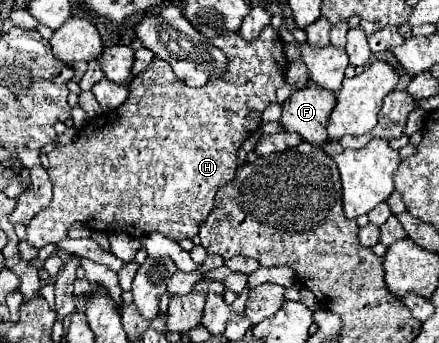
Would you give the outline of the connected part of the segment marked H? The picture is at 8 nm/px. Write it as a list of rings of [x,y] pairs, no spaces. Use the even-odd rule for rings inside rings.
[[[272,25],[264,27],[256,41],[246,41],[240,31],[222,33],[210,41],[228,57],[228,67],[222,75],[212,75],[204,87],[192,89],[174,75],[168,63],[154,59],[144,73],[130,81],[130,95],[124,105],[116,109],[116,115],[92,119],[84,129],[80,129],[72,143],[56,145],[48,153],[48,175],[54,193],[48,207],[34,215],[26,225],[28,243],[34,249],[58,243],[76,221],[106,235],[116,229],[124,229],[132,237],[144,237],[158,231],[174,241],[180,241],[186,237],[192,239],[198,233],[200,221],[204,221],[204,217],[212,211],[218,187],[226,185],[236,175],[236,153],[242,143],[258,131],[264,109],[276,101],[276,91],[284,85],[284,69],[288,65],[284,43]]]

